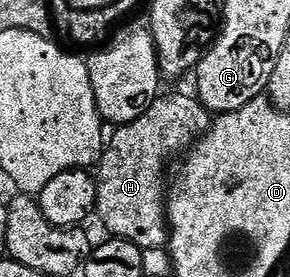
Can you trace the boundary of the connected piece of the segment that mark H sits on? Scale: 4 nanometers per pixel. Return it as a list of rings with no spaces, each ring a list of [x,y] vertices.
[[[194,95],[167,96],[159,99],[128,124],[118,125],[110,133],[94,173],[97,186],[95,212],[97,220],[108,228],[112,237],[128,240],[138,248],[167,248],[169,229],[165,211],[163,171],[175,155],[186,153],[211,126],[213,116]]]

